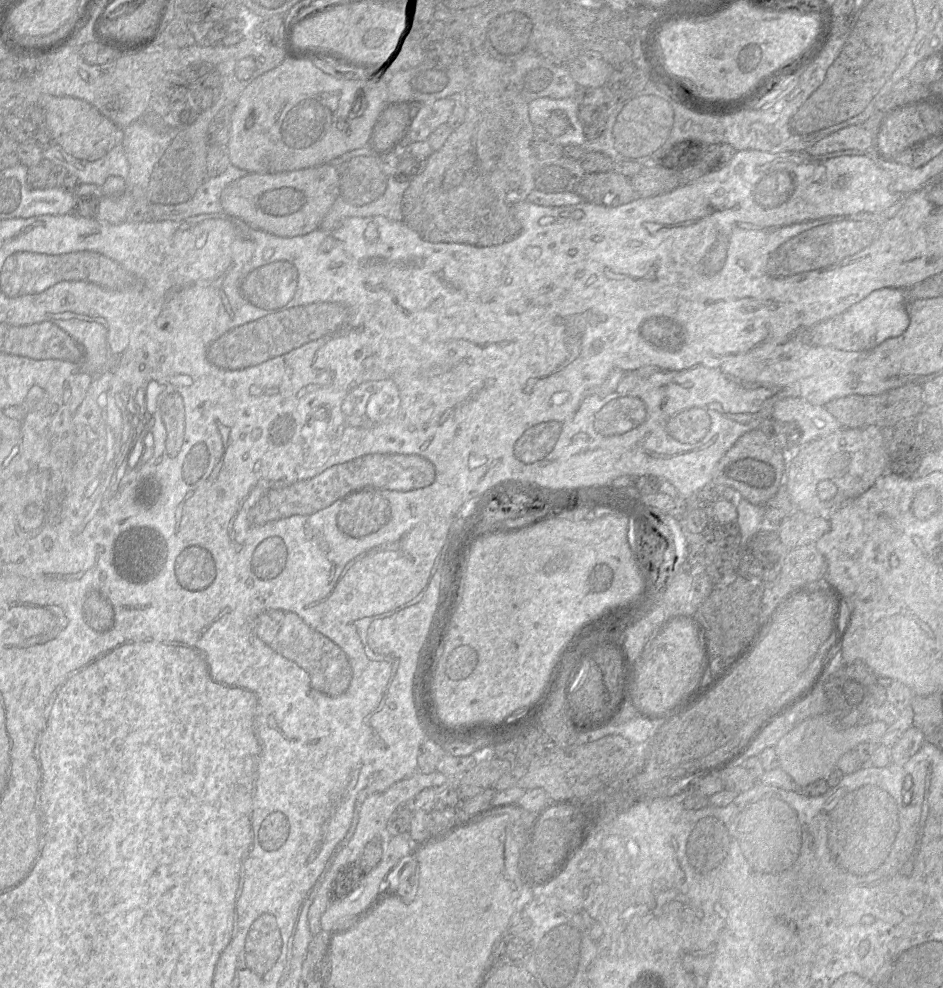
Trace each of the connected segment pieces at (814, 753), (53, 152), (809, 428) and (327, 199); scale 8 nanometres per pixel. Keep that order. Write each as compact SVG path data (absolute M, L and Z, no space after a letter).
M829 713L808 718L793 728L775 746L779 767L786 772L799 787L826 779L837 768L839 758L852 751L860 743L880 744L888 725L882 721L871 721L866 725L842 728L837 725L836 717Z
M57 144L42 150L44 160L48 160L53 166L66 168L69 174L79 179L81 184L102 186L110 177L127 180L129 175L130 166L122 145L114 147L96 161L79 160Z
M787 397L776 402L771 418L796 424L800 430L799 446L843 428L824 406L811 404L798 397Z
M329 163L278 173L247 173L221 193L222 211L249 226L279 237L295 237L319 228L339 195L337 168Z

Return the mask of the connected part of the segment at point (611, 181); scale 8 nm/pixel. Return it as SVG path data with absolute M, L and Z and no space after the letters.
M616 171L586 173L575 190L590 203L619 206L637 198L630 179Z

